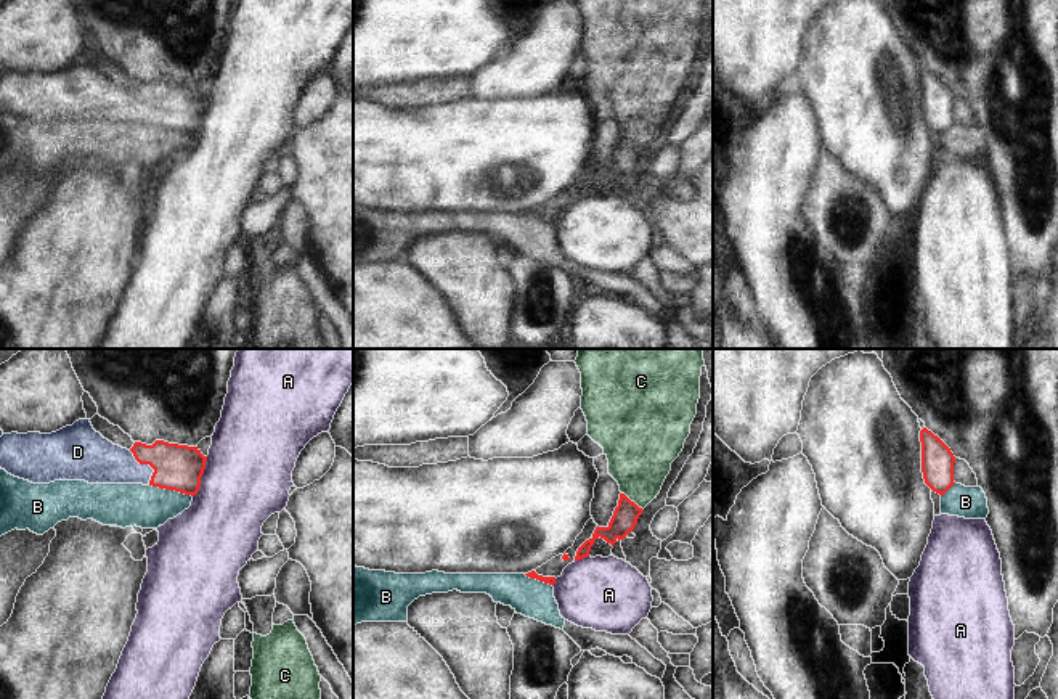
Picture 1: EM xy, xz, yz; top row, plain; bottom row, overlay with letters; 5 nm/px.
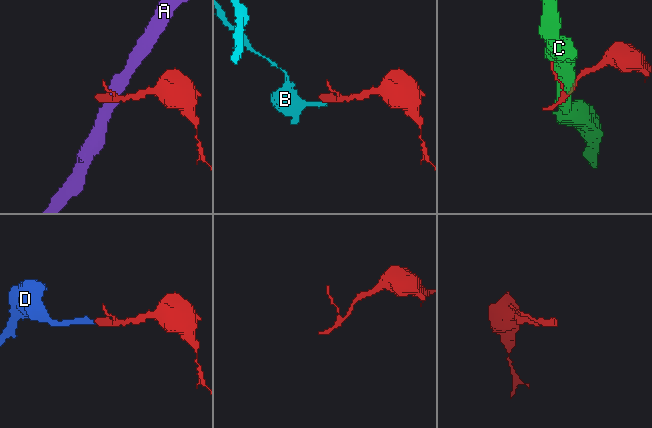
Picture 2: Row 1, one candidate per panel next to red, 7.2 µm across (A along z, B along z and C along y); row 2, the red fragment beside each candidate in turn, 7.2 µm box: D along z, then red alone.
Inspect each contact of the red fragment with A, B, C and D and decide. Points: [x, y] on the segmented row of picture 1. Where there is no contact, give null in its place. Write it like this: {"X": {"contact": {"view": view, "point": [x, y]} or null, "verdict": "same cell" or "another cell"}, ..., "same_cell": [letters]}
{"A": {"contact": {"view": "xy", "point": [201, 476]}, "verdict": "another cell"}, "B": {"contact": {"view": "xy", "point": [170, 489]}, "verdict": "another cell"}, "C": {"contact": {"view": "xz", "point": [633, 502]}, "verdict": "another cell"}, "D": {"contact": {"view": "xy", "point": [148, 463]}, "verdict": "same cell"}, "same_cell": ["D"]}

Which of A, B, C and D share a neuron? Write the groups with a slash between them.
A / B / C / D

